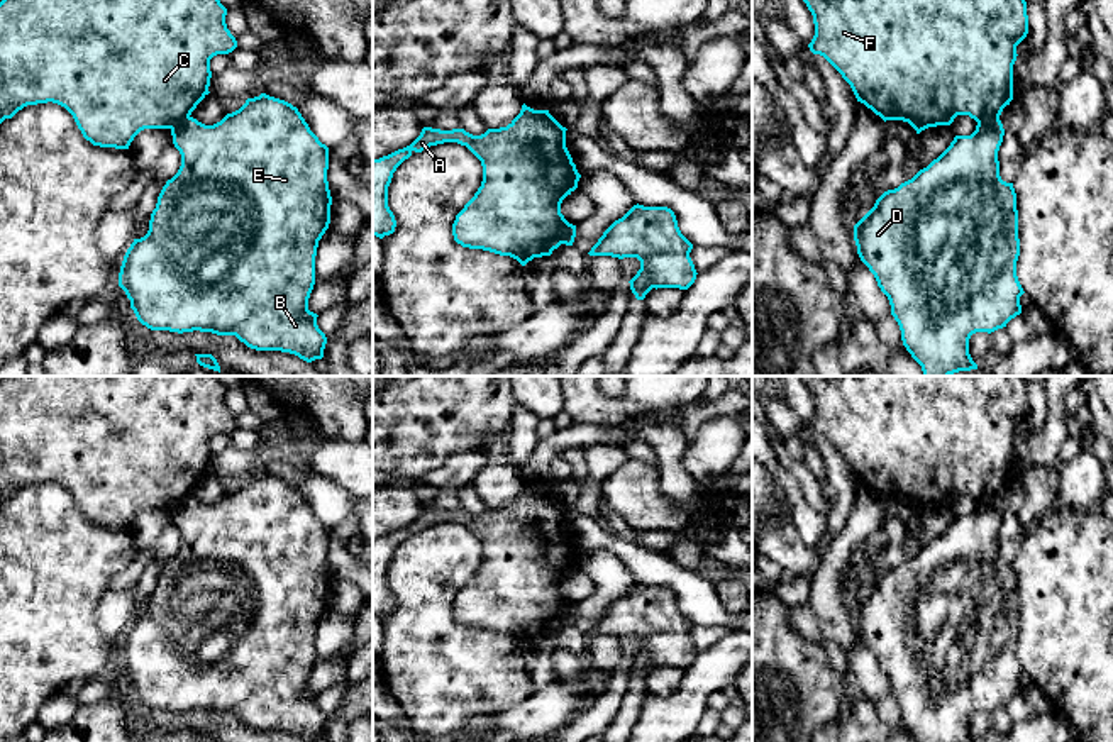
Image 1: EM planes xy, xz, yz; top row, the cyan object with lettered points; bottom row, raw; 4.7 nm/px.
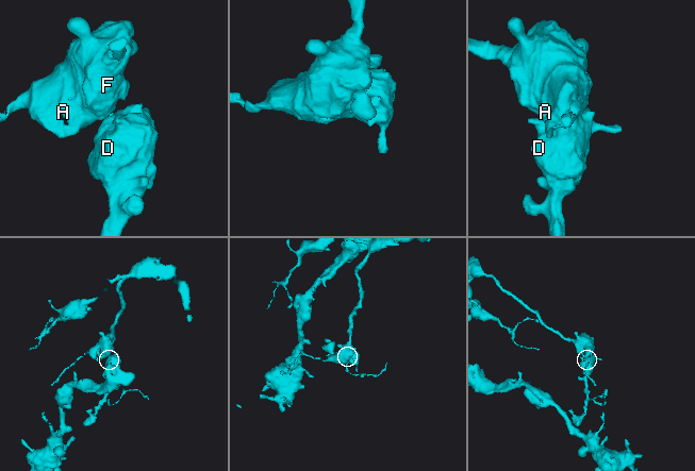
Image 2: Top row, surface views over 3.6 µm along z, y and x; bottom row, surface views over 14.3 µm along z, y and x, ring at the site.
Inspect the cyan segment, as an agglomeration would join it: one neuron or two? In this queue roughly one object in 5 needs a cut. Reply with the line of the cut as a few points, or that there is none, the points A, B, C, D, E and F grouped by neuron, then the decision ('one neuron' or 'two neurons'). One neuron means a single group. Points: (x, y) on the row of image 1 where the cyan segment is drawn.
cut yz (998, 116), (978, 122); groups A C F / B D E; two neurons

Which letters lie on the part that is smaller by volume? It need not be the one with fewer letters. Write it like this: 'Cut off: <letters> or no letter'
Cut off: B, D, E

